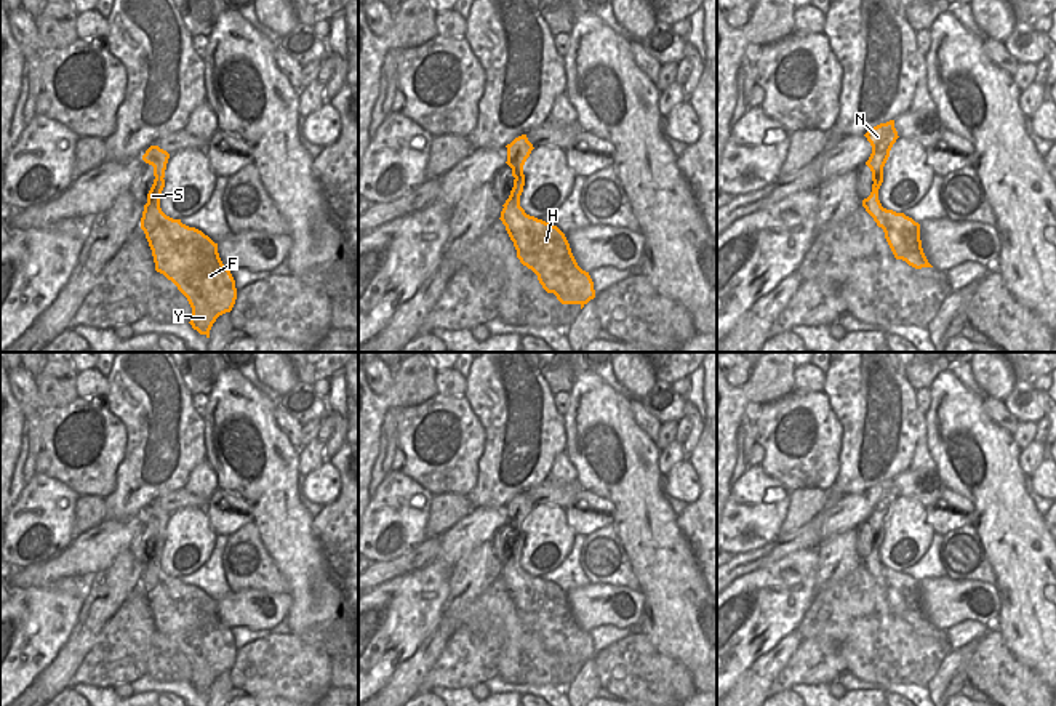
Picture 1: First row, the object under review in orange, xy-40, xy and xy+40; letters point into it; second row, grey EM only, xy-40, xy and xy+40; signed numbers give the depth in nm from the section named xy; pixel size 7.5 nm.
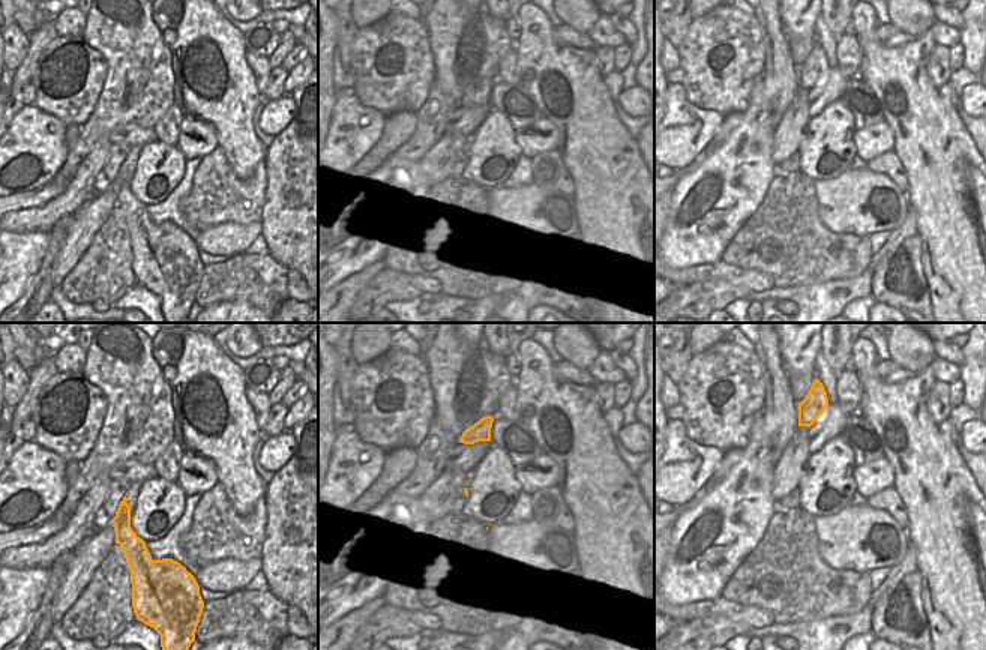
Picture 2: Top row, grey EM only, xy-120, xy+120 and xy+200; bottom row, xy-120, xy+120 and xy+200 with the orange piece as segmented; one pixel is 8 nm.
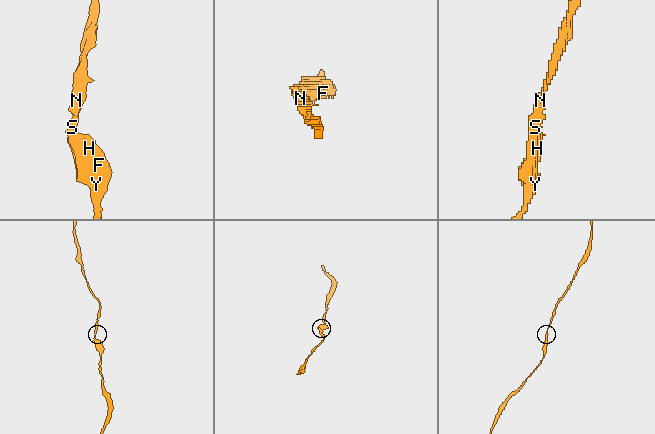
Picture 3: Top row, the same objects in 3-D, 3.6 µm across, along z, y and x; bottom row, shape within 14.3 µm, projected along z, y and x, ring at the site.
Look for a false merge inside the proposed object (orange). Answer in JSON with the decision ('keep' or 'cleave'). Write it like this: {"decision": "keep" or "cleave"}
{"decision": "keep"}

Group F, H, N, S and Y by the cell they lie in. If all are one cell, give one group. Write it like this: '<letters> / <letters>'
F H N S Y

